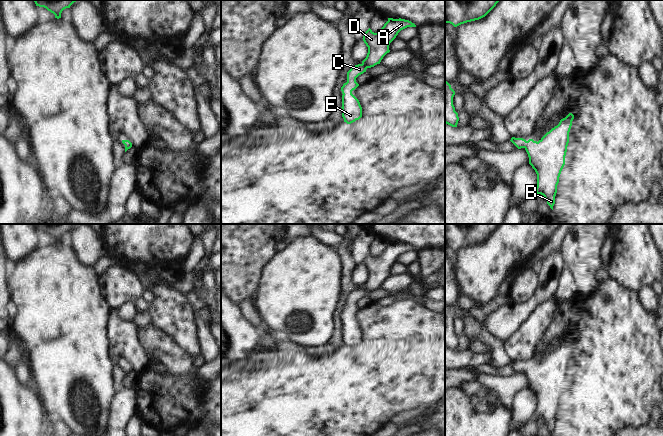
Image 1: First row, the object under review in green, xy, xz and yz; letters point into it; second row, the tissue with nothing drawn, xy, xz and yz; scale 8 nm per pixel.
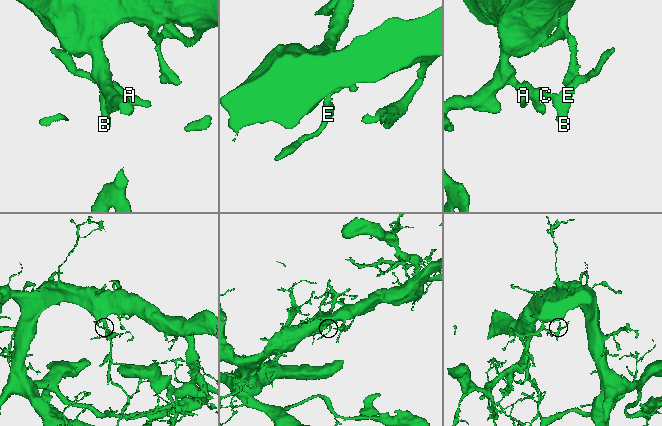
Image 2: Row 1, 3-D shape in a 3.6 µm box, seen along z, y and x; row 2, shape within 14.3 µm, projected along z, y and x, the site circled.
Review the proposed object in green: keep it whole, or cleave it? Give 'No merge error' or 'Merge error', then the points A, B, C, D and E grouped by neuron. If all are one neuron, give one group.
No merge error. Groups: A B C D E

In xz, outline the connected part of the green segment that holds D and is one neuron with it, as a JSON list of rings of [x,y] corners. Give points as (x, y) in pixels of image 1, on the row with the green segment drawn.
[[[388,18],[378,33],[374,33],[370,28],[365,32],[363,41],[368,47],[367,56],[361,64],[353,66],[347,72],[347,82],[341,87],[343,94],[342,117],[347,124],[351,124],[362,117],[360,102],[352,94],[352,91],[359,86],[356,78],[366,72],[367,68],[380,64],[383,57],[390,52],[390,43],[401,30],[407,27],[416,27],[416,25],[409,20]]]

